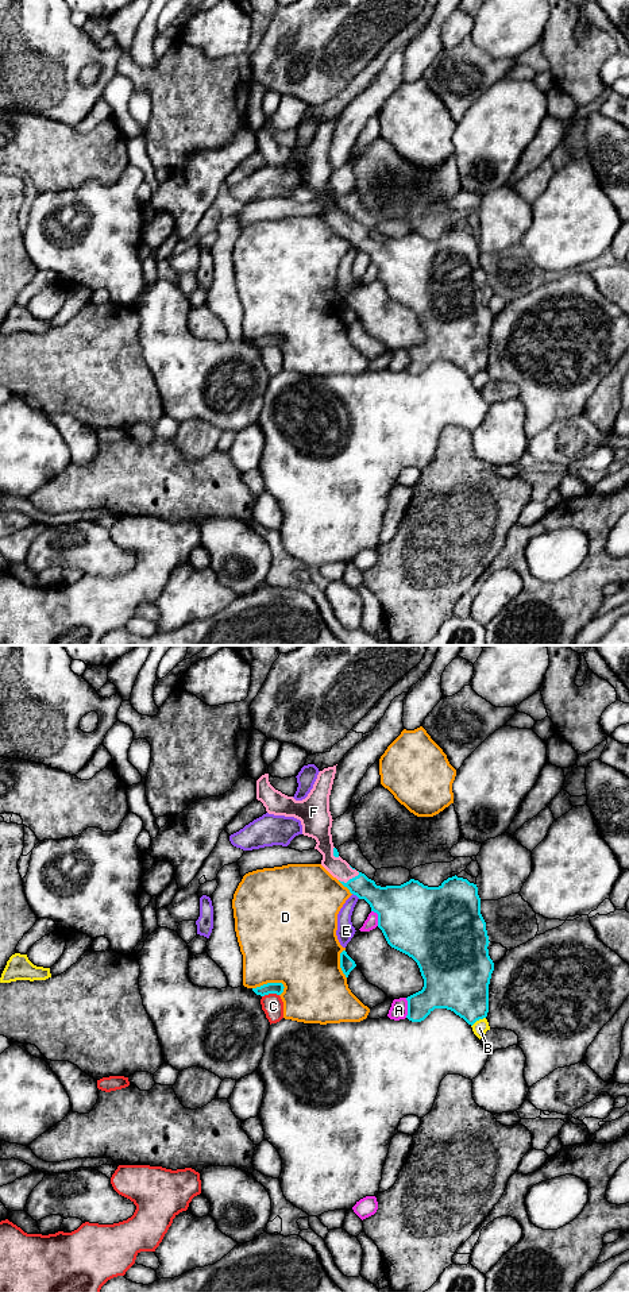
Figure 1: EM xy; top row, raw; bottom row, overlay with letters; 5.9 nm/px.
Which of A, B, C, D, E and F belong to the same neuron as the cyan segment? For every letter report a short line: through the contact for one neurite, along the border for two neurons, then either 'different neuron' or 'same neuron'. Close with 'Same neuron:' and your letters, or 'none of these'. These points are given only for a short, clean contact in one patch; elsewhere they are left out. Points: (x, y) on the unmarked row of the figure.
A: different neuron
B: different neuron
C: different neuron
D: different neuron
E: different neuron
F: line xy (385, 253), (350, 231), (339, 220); same neuron
Same neuron: F

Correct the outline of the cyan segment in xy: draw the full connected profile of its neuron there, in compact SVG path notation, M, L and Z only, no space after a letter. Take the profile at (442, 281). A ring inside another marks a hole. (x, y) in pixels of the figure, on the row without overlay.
M336 117L320 123L302 153L275 142L265 126L256 132L256 151L269 166L301 173L302 186L317 194L321 217L378 266L387 296L417 315L424 339L406 350L406 370L421 374L435 360L447 360L472 378L487 369L494 323L476 236L455 227L439 239L414 231L381 239L352 220L332 194L329 147L335 126Z

